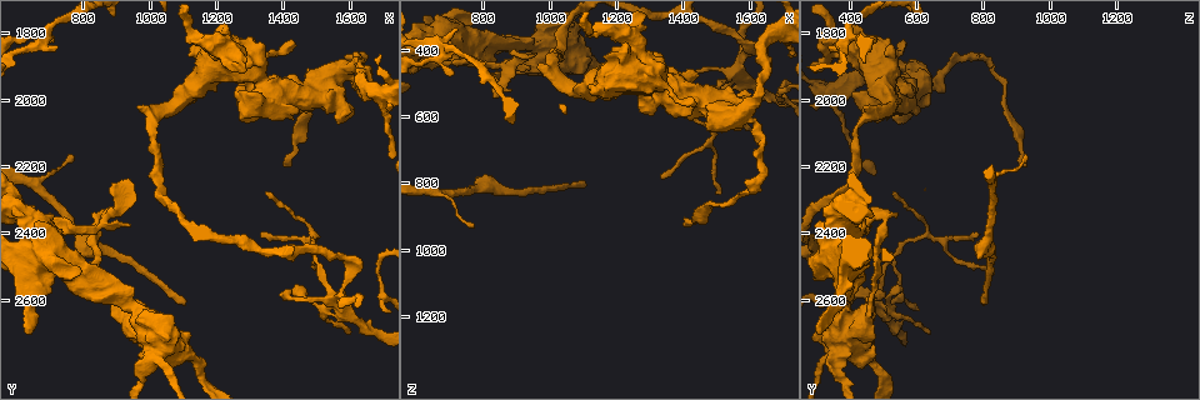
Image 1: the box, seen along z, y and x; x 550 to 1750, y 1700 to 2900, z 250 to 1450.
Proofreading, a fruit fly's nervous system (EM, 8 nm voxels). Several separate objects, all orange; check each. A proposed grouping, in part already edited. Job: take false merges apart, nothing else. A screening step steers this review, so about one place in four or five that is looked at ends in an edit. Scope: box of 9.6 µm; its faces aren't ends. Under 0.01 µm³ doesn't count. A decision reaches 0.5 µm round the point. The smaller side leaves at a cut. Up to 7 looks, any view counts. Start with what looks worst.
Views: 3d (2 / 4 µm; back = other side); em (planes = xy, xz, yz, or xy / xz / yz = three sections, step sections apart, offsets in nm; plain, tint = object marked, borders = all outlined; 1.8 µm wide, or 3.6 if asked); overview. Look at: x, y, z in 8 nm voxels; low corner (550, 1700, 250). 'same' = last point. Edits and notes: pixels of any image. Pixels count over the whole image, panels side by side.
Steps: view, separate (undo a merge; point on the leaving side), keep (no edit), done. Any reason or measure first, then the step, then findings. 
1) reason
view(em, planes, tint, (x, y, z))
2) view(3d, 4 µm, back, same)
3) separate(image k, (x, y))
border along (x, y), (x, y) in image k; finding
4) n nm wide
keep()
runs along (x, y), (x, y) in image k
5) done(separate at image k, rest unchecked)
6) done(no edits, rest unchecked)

thin neck
view(3d, 4 µm, (690, 1810, 410))

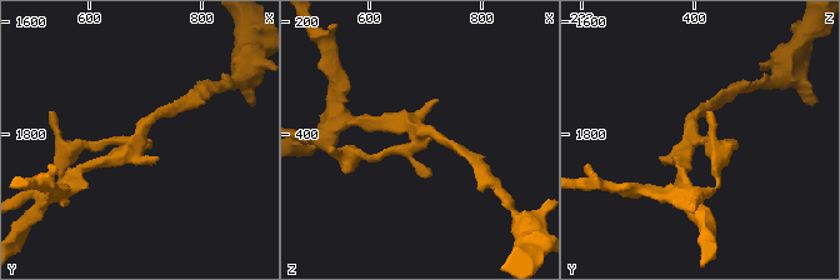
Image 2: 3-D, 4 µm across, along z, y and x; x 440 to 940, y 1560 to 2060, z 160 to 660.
need the tissue
view(em, planes, tint, (680, 1805, 405))

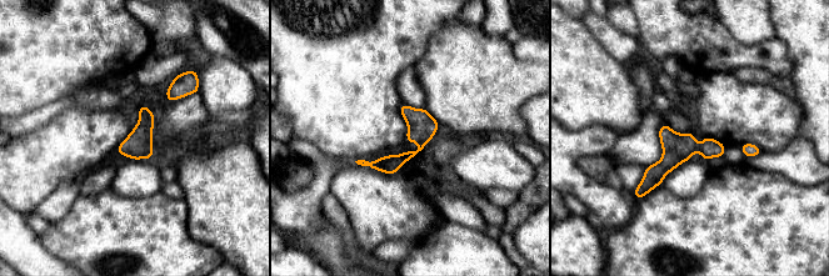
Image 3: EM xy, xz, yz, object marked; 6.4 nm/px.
separate(image 3, (709, 147))
border along (699, 145), (697, 150) in image 3; two cells meet here

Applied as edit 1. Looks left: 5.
see it whole again
view(overview)

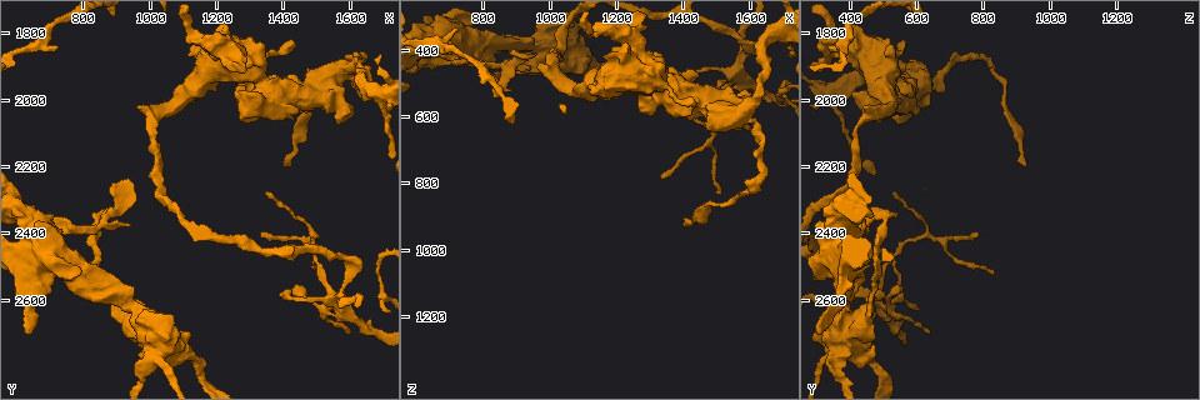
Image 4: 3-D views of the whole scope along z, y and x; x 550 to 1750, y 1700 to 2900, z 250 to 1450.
two arms at a narrow angle
view(em, planes, tint, (1570, 2600, 460))

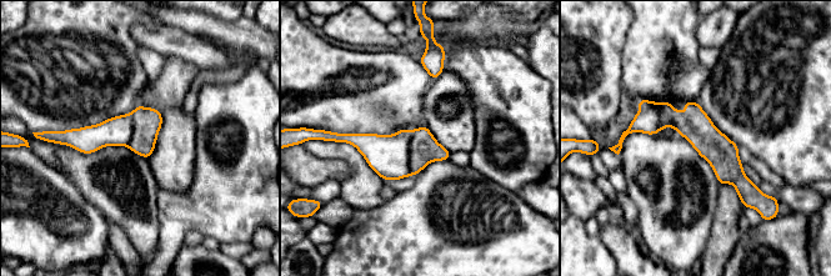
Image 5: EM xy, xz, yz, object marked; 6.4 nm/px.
220 nm wide
separate(image 5, (388, 156))
border along (414, 131), (409, 144), (410, 175) in image 5; a second cell is stuck on

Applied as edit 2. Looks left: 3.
abrupt turn
view(3d, 4 µm, (1330, 2010, 480))

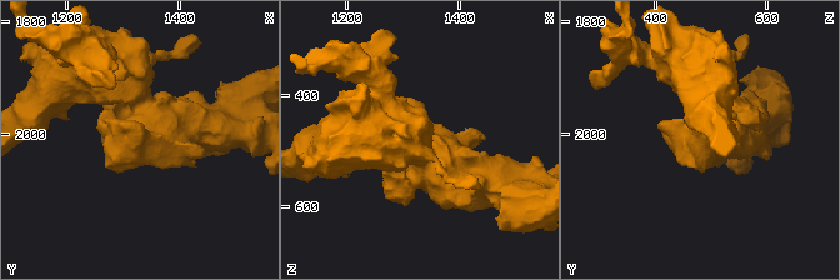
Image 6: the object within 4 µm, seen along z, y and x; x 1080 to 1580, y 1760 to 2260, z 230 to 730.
view(em, planes, tint, (1325, 2010, 485))

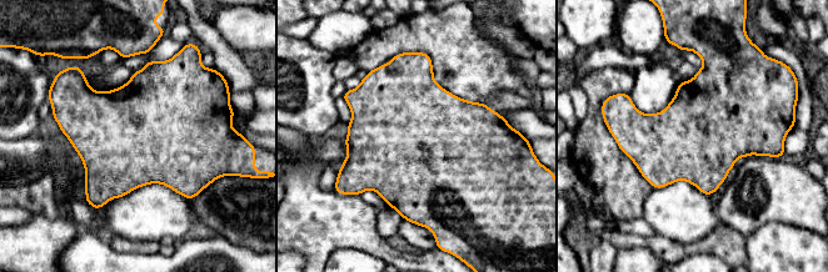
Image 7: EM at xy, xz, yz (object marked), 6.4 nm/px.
keep()
one cell here

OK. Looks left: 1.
done(separate at image 3, separate at image 5, rest unchecked)

